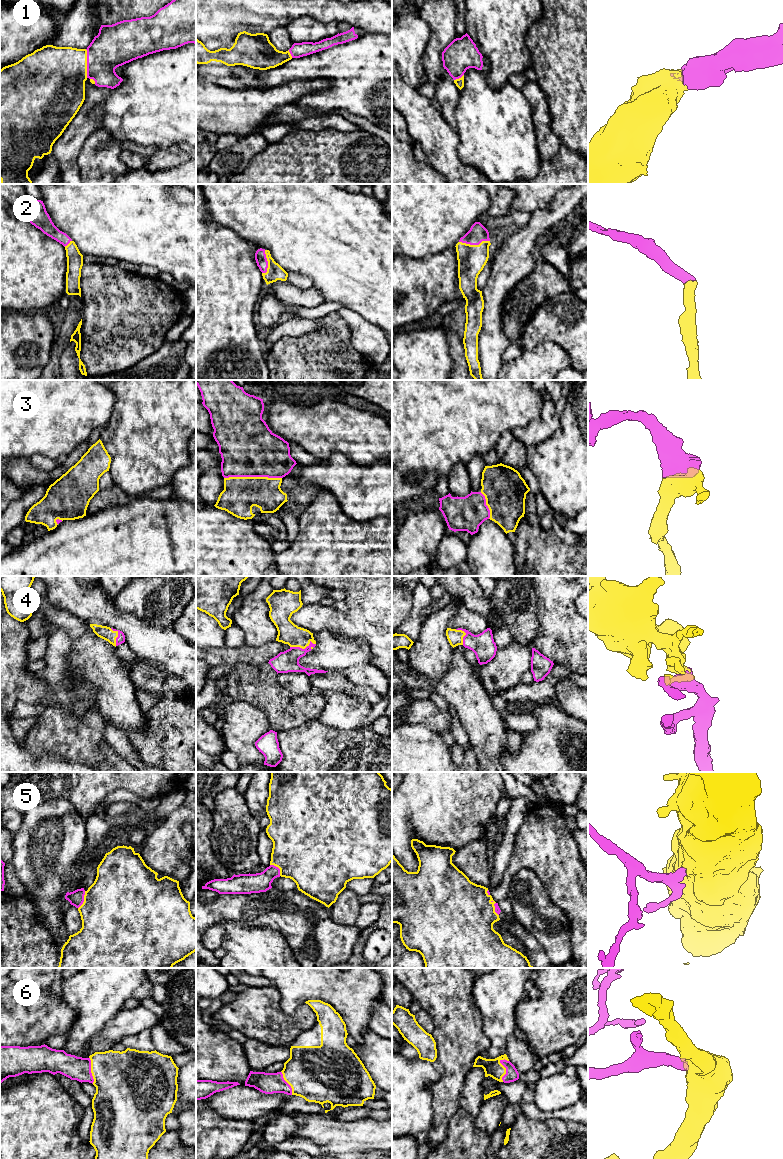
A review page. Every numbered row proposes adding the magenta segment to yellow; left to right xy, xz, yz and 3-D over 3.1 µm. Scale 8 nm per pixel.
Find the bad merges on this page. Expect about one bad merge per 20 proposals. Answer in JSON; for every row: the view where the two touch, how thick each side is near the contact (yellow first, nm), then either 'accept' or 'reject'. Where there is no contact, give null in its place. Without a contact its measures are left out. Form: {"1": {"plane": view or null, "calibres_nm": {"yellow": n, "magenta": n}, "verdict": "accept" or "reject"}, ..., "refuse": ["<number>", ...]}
{"1": {"plane": "xy", "calibres_nm": {"yellow": 440, "magenta": 320}, "verdict": "accept"}, "2": {"plane": "yz", "calibres_nm": {"yellow": 220, "magenta": 140}, "verdict": "accept"}, "3": {"plane": "xz", "calibres_nm": {"yellow": 280, "magenta": 460}, "verdict": "accept"}, "4": {"plane": "xz", "calibres_nm": {"yellow": 180, "magenta": 180}, "verdict": "accept"}, "5": {"plane": "xy", "calibres_nm": {"yellow": 500, "magenta": 130}, "verdict": "accept"}, "6": {"plane": "yz", "calibres_nm": {"yellow": 140, "magenta": 100}, "verdict": "accept"}, "refuse": []}

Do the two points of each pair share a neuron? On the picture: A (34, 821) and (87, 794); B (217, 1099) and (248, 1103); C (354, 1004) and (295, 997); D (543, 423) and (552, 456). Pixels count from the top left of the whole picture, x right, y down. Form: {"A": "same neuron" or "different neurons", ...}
{"A": "different neurons", "B": "same neuron", "C": "same neuron", "D": "different neurons"}

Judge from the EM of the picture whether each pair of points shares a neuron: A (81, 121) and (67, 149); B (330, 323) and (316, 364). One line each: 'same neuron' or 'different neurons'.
A: same neuron
B: same neuron

